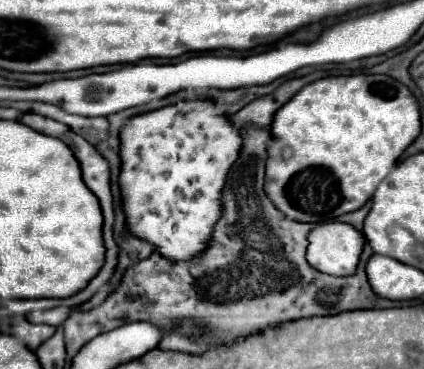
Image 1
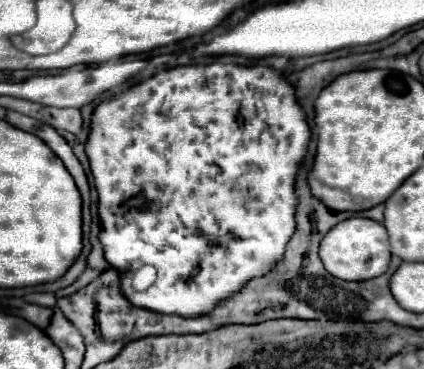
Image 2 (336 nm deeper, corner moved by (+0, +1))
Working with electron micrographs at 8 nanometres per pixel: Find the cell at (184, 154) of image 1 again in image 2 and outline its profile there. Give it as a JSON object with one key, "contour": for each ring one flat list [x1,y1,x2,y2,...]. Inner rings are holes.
{"contour":[[214,62,205,66,176,66,176,68,158,72,154,76,150,76,148,80,124,90,122,94,98,104,92,112,90,134,86,140,86,156,90,162,92,176,94,176,96,192,100,198,98,216,102,222,102,230,98,234,98,240,104,248,104,258,120,274,120,286,122,286,122,294,126,294,126,300,138,308,146,308,146,310,152,310,158,314,176,314,176,316,186,316,186,318,188,316,198,318,198,316,210,314,210,310,214,310,214,304,224,302,226,298,236,294,244,286,244,282,248,282,250,278,260,278,260,276,268,274,272,268,276,268,276,264,284,258,286,244,296,230,296,218,294,216,296,216,298,196,296,196,294,184,296,184,296,174,298,174,298,170,300,170,300,166,308,154,310,136,312,136,312,132,310,132,308,120,306,120,306,112,294,94,294,86,290,86,290,82,286,82,286,78,280,70,274,70,274,68,262,64,238,66,238,64],[276,76,280,76,280,78,276,78],[234,98,238,100,238,104],[138,194,144,194,147,200,144,206,139,208,125,206,127,201,138,196],[162,202,168,204,170,208,164,206],[204,235,215,240,222,240,226,235,231,235,234,240,230,244,224,244,224,246,210,246,204,240],[196,266,200,270,198,270,198,274,192,274,192,270]]}

